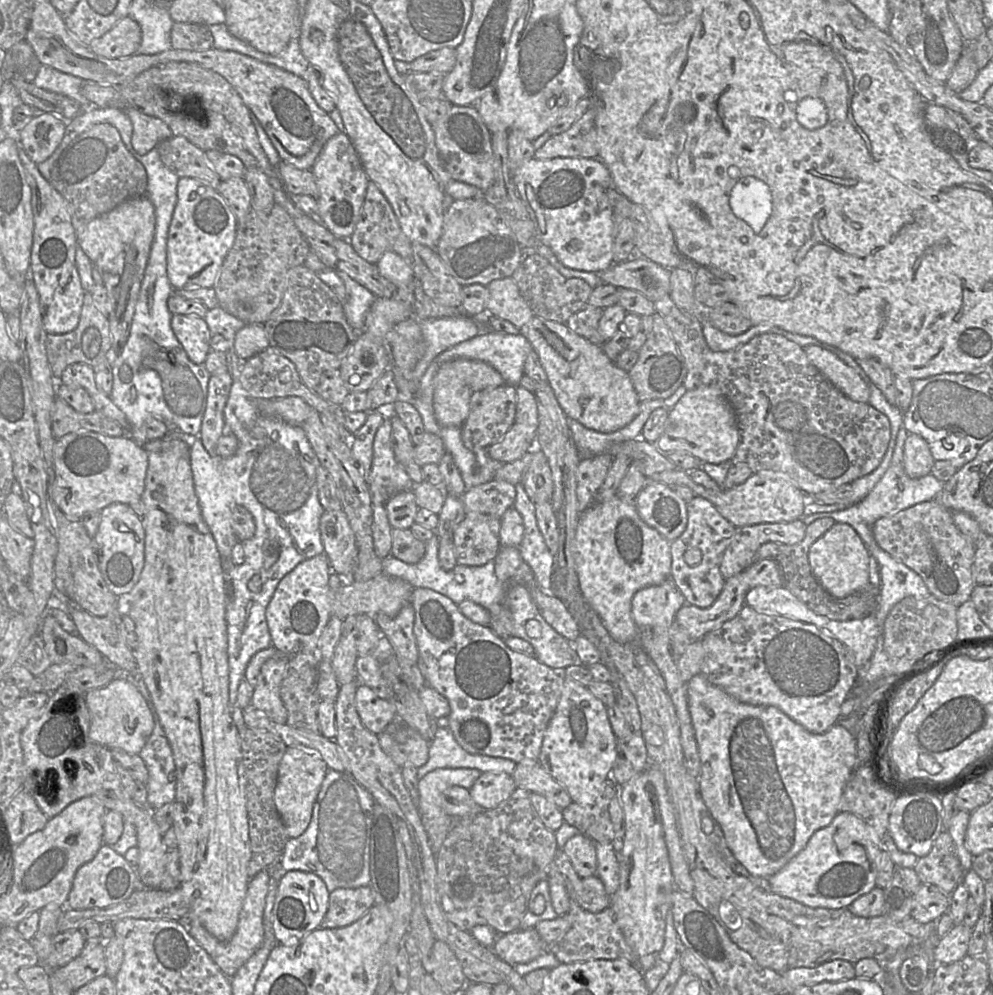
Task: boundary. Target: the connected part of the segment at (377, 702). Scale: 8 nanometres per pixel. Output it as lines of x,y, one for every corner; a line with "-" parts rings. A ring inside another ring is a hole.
358,684
355,690
355,707
363,725
378,735
396,718
395,707
379,698
369,687

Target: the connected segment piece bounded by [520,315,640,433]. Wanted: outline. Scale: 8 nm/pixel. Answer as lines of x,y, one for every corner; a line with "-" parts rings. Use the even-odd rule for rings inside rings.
534,316
521,334
529,340
547,375
547,382
567,417
586,428
615,432
638,414
640,401
628,373
619,368
602,347
572,332
566,324

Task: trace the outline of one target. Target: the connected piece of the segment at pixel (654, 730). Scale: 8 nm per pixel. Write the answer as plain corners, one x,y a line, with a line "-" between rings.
557,595
565,604
579,625
580,635
590,640
601,654
601,661
611,660
623,676
628,688
635,697
641,717
640,733
644,739
650,763
662,773
673,803
680,834
681,848
688,866
688,873
693,879
693,897
727,931
730,939
742,950
748,952
762,967
783,972
793,968
813,968
833,960
846,960
855,964
861,959
873,958
880,963
894,957
898,951
911,946
921,946
923,956
927,955
930,962
934,961
933,952
939,941
936,931
937,921
920,923
911,916
895,921
885,915
863,918
853,915
847,908
827,909
811,908
792,899
774,893
768,878
750,874
735,858
727,845
719,823
712,816
699,792
698,778
693,777
686,769
680,740
679,722
674,705
667,693
665,682
655,664
637,644
637,642
620,643
614,640
602,623
599,615
592,608
585,614
578,614
577,606

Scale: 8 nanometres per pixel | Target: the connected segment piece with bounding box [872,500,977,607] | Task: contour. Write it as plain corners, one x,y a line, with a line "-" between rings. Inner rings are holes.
940,501
923,502
880,518
872,531
878,546
916,572
925,582
930,595
956,607
970,600
977,585
972,568
976,544
959,531
952,511

